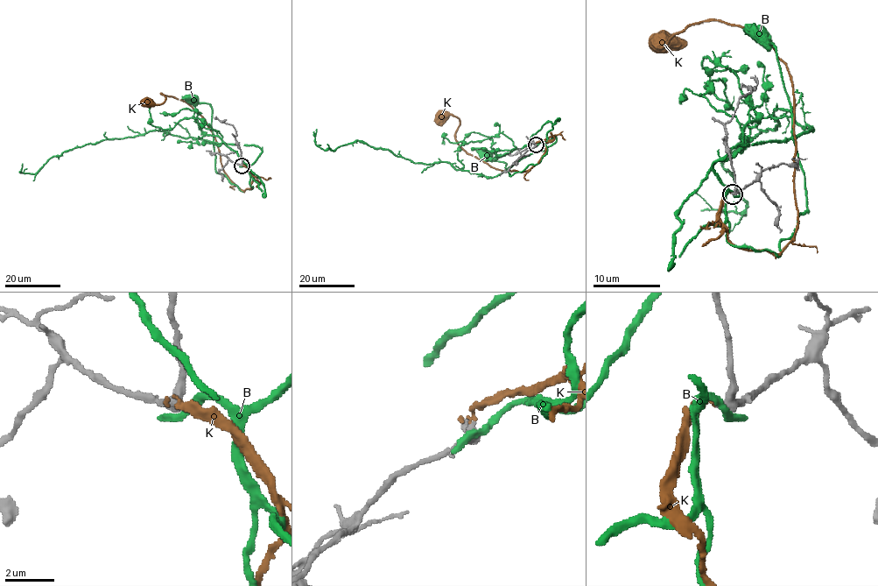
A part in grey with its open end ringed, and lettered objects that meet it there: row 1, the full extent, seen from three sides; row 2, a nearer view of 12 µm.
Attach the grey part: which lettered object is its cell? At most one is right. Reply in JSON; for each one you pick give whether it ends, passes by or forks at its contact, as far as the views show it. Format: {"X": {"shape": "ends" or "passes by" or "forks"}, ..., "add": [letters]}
{"add": []}

